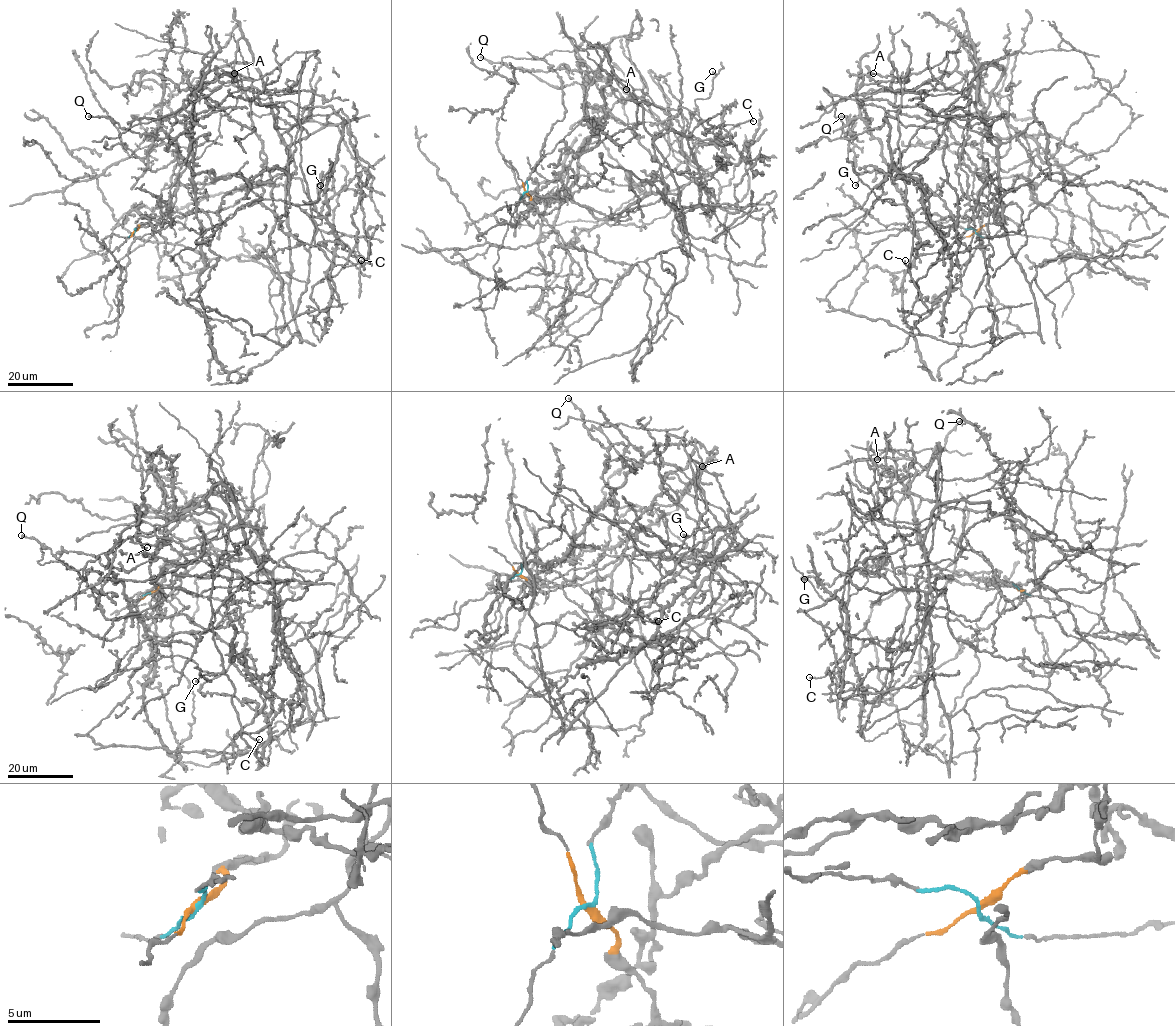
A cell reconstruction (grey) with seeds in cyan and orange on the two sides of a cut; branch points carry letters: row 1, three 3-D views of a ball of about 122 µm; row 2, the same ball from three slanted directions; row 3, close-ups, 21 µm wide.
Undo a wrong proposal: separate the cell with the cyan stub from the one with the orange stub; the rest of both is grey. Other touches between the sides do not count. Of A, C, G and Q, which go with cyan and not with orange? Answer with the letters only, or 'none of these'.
C, G

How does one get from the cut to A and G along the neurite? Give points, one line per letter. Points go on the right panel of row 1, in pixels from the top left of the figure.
A: (976, 231), (947, 122), (991, 63), (1036, 332), (915, 327), (969, 250), (856, 171), (873, 73)
G: (976, 231), (929, 221), (859, 232), (853, 228), (879, 199), (898, 204), (883, 202), (860, 180), (856, 185)

